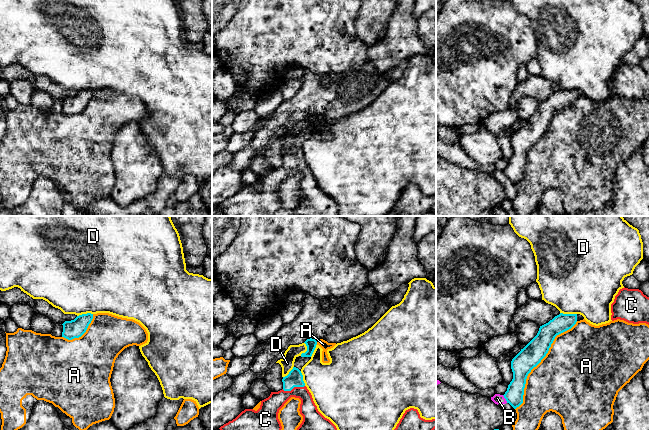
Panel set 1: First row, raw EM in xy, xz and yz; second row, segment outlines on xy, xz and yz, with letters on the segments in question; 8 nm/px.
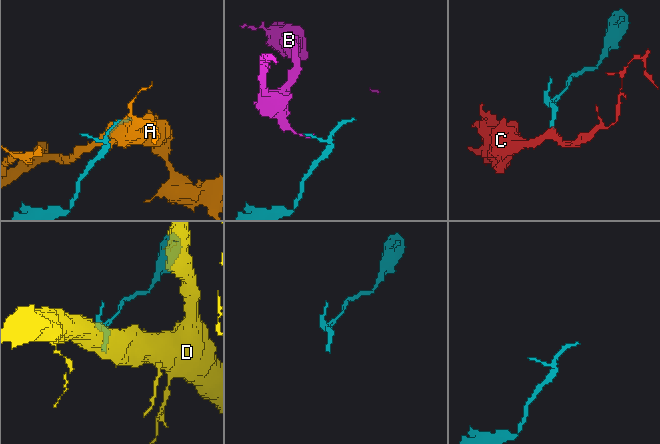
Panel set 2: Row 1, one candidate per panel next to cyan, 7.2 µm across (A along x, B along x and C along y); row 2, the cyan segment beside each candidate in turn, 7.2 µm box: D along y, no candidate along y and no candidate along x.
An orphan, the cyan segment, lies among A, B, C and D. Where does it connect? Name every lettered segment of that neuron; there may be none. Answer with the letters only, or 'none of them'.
C

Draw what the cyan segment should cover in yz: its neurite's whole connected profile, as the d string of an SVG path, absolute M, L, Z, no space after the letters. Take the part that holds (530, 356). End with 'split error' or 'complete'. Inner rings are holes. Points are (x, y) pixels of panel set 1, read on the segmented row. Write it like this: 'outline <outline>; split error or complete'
outline M560 313L540 326L537 335L512 359L513 379L503 396L514 409L523 403L528 374L546 356L555 337L571 329L576 322L577 314Z; complete

